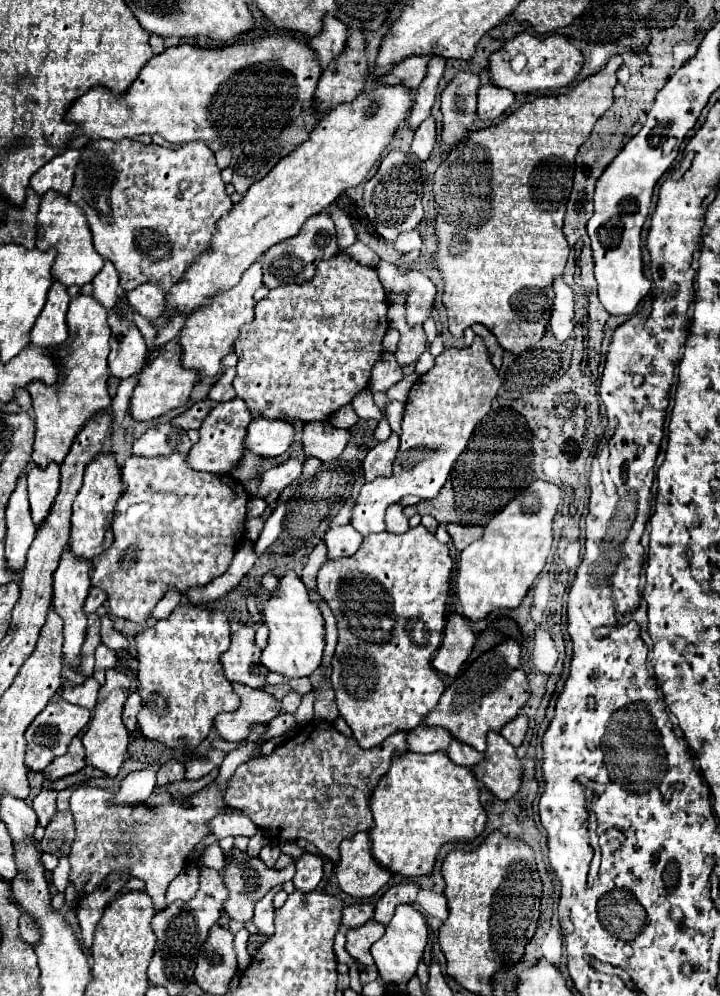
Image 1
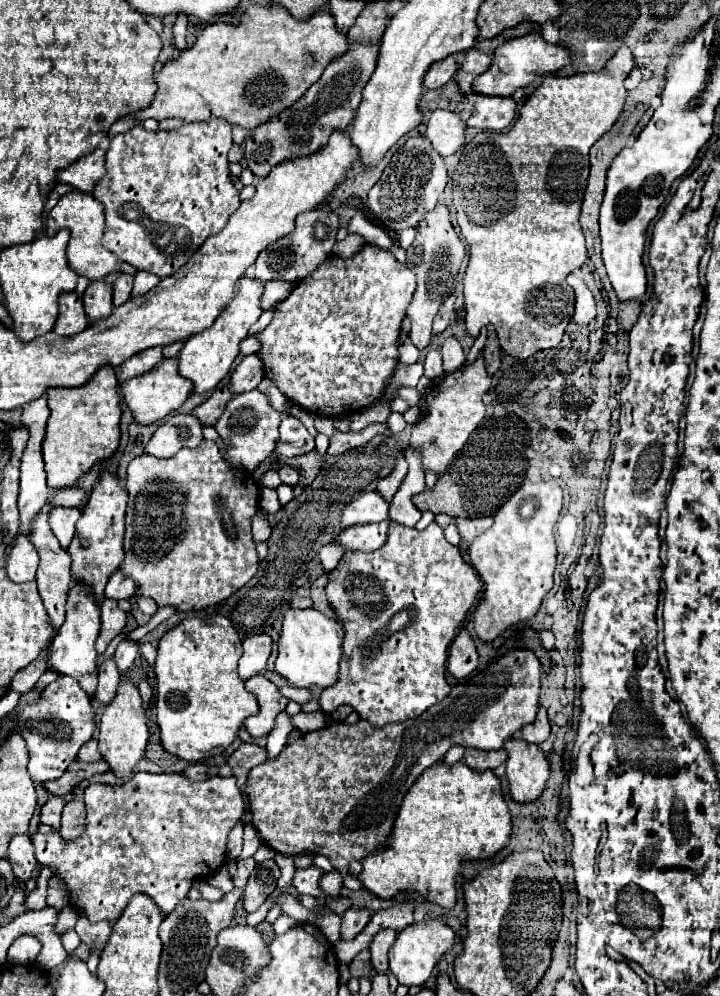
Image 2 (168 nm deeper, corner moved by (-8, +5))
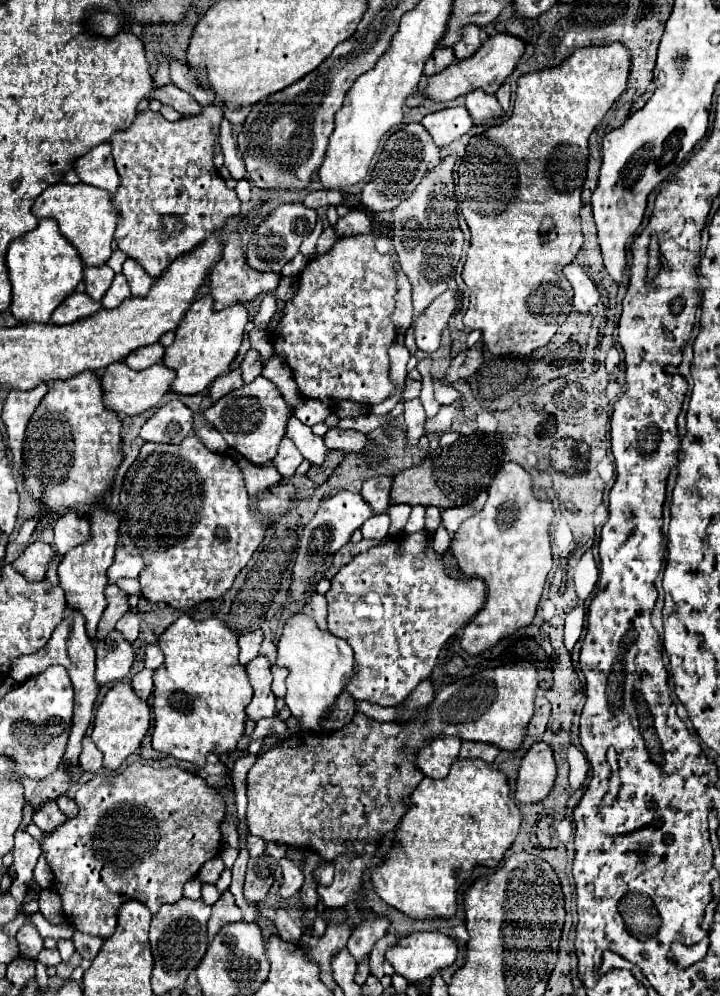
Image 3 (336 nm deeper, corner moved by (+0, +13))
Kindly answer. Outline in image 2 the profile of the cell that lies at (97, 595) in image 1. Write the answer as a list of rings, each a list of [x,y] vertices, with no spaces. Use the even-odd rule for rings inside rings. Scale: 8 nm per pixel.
[[[116,571],[106,585],[106,597],[110,599],[130,599],[136,593],[136,581],[122,571]]]

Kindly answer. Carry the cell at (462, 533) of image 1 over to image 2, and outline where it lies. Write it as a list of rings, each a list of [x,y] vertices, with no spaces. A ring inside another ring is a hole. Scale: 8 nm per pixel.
[[[474,517],[474,519],[456,519],[458,533],[462,535],[464,541],[472,541],[476,535],[484,533],[492,525],[492,517]]]

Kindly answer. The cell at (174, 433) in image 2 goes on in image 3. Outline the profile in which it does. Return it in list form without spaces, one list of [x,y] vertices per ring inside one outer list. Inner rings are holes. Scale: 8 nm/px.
[[[180,399],[168,401],[142,427],[140,437],[154,443],[180,443],[192,429],[192,409]]]

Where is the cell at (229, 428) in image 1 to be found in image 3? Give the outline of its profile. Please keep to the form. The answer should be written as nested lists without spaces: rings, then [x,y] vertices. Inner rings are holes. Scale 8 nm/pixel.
[[[256,377],[252,383],[242,385],[240,389],[228,395],[240,395],[240,397],[222,397],[218,403],[206,409],[204,415],[208,423],[222,433],[222,437],[232,449],[236,449],[254,465],[262,465],[274,459],[278,445],[286,433],[286,419],[292,413],[292,409],[284,403],[278,389],[268,379]]]

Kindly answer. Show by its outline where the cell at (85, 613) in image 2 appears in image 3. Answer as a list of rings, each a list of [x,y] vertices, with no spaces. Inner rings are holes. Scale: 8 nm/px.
[[[66,607],[66,615],[60,621],[60,625],[54,629],[50,641],[34,655],[24,655],[18,657],[16,661],[12,661],[12,671],[10,677],[16,681],[26,681],[28,677],[32,677],[34,673],[42,673],[46,669],[46,665],[62,665],[66,667],[72,685],[74,685],[74,693],[76,693],[76,703],[74,703],[74,719],[72,719],[72,731],[70,731],[70,743],[68,749],[64,753],[64,763],[68,765],[76,765],[78,763],[78,755],[80,755],[80,745],[82,745],[82,737],[86,735],[86,729],[90,725],[92,719],[92,709],[94,709],[94,701],[98,697],[98,685],[94,681],[94,645],[92,639],[88,637],[86,629],[84,629],[84,615],[78,609],[68,609]]]

